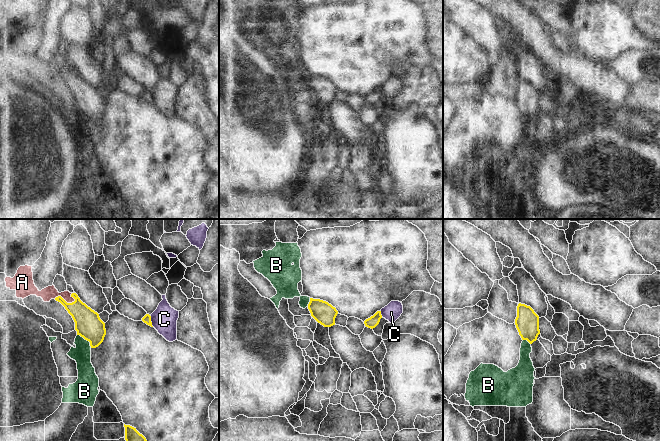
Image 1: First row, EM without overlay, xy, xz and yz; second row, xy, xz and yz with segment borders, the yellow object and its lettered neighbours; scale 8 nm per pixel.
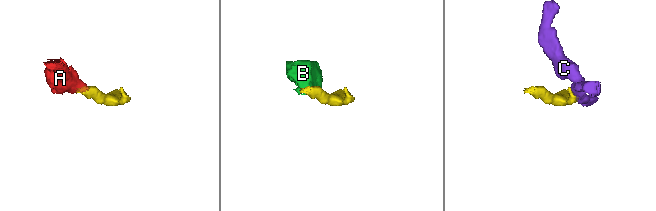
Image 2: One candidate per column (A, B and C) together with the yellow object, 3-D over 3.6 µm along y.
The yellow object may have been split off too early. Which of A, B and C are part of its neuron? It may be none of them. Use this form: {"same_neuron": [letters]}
{"same_neuron": ["A"]}

